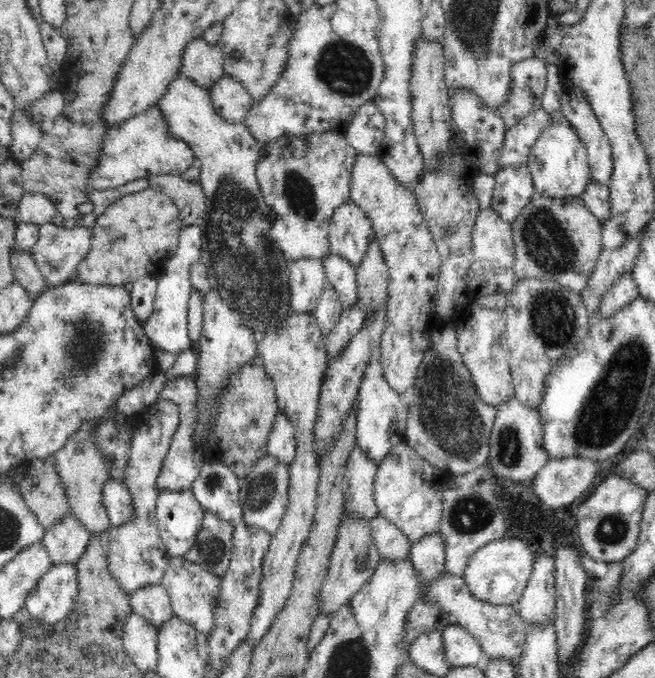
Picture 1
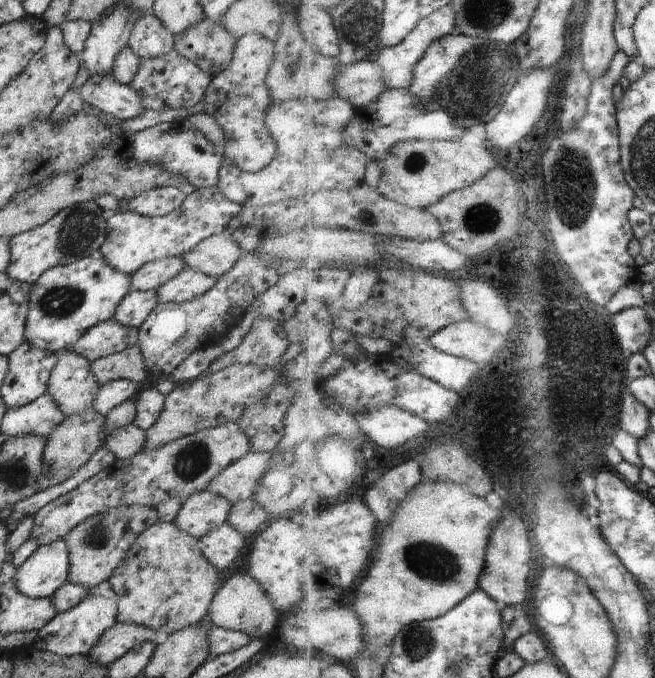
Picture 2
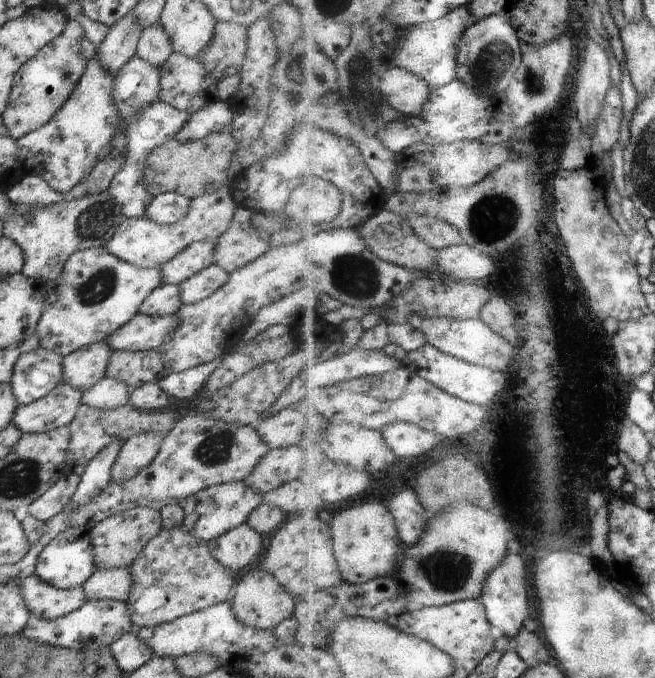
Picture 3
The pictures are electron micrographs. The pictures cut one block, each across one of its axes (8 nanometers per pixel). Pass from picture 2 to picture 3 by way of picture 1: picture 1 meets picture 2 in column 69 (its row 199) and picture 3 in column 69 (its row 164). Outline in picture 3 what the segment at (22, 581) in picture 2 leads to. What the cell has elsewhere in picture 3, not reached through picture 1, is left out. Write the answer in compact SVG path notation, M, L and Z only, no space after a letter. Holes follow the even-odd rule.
M69 531L60 533L42 548L35 564L34 575L46 584L64 590L81 587L96 569L88 535Z

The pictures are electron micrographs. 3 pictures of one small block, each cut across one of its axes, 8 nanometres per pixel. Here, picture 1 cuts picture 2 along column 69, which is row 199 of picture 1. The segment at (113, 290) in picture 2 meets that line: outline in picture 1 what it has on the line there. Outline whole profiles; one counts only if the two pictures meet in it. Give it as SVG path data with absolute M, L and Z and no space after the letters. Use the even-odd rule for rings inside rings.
M314 132L304 136L280 136L278 140L266 143L266 153L256 164L256 178L264 201L275 214L270 236L276 241L278 250L289 260L310 258L321 260L331 252L329 241L332 216L338 206L350 200L352 168L359 153L349 146L347 138L341 132Z

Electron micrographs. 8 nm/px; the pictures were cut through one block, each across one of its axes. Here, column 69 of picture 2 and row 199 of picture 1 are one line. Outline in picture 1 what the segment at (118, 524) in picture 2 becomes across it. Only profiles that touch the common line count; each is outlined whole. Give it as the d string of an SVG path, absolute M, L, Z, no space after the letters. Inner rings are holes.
M534 192L530 204L520 212L520 216L512 222L514 237L515 262L513 269L519 280L538 279L554 281L572 292L580 295L588 282L588 276L594 272L596 262L602 254L602 225L601 220L588 210L582 197L560 200L559 198L546 198Z

